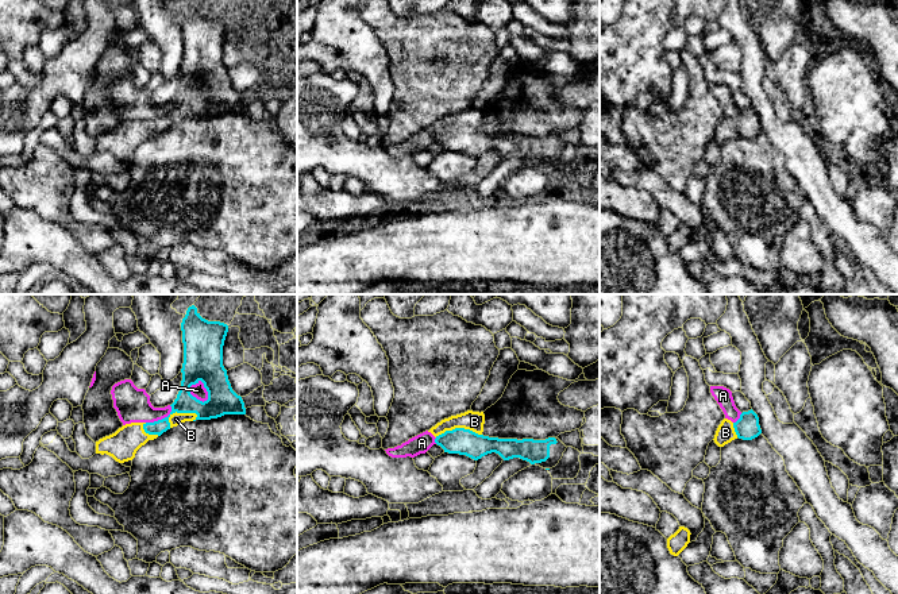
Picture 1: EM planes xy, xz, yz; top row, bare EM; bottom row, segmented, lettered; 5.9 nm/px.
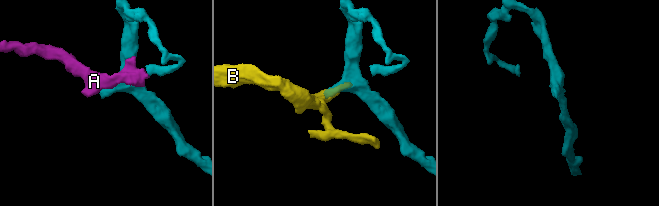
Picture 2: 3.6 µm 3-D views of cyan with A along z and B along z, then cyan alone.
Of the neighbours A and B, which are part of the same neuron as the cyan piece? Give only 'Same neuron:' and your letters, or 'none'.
Same neuron: B

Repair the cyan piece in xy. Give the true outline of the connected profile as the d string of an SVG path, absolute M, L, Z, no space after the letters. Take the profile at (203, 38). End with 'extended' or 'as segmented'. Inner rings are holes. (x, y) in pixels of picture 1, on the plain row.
M194 3L189 4L181 20L184 40L182 78L167 115L154 120L131 120L115 131L96 139L96 151L107 151L124 161L135 155L136 148L167 127L185 119L211 117L224 112L246 112L244 100L228 78L223 63L223 43L228 23L208 19ZM204 81L208 97L200 99L189 89L192 82Z; extended

